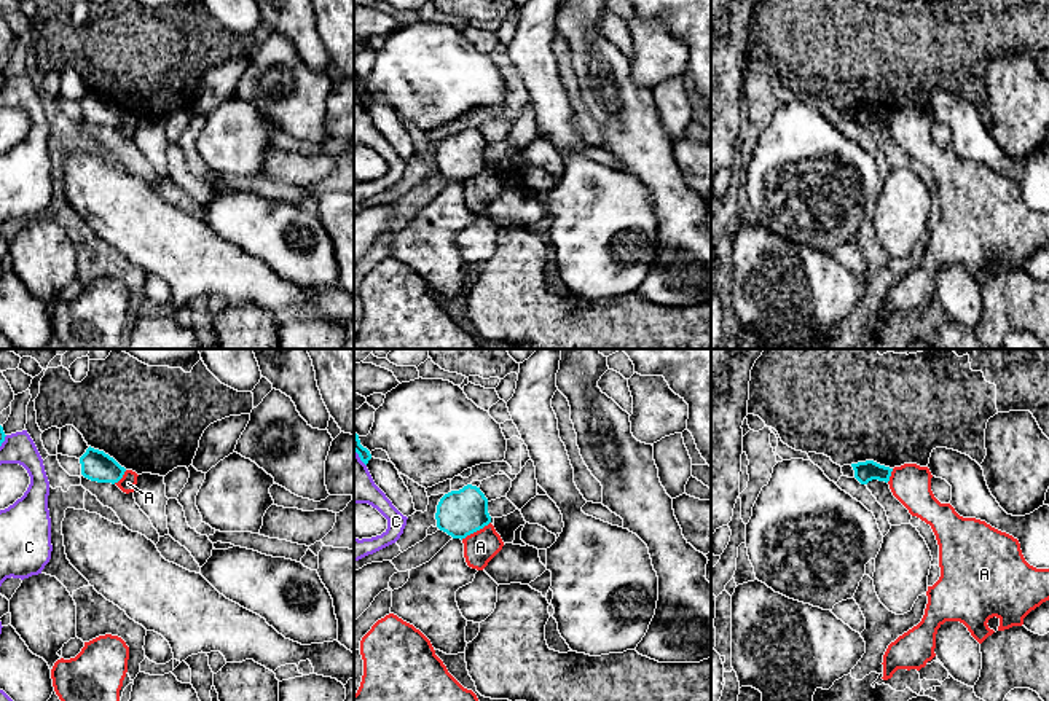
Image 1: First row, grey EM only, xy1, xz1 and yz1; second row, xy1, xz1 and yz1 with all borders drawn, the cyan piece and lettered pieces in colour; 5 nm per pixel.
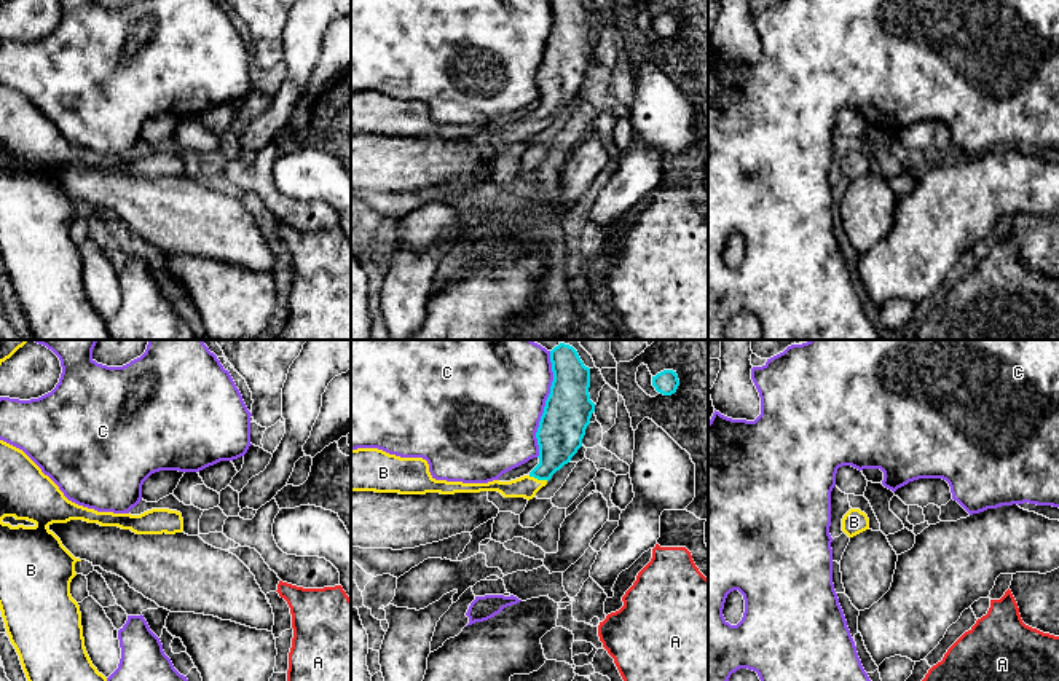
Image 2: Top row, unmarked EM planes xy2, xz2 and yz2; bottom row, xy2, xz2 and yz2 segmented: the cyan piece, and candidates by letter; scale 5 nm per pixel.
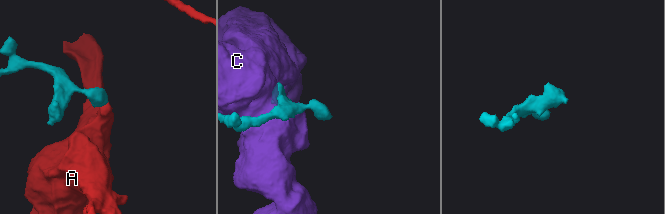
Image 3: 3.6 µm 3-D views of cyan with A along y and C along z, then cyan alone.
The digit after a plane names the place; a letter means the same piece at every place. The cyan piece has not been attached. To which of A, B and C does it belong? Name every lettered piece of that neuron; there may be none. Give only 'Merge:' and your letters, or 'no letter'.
Merge: B

